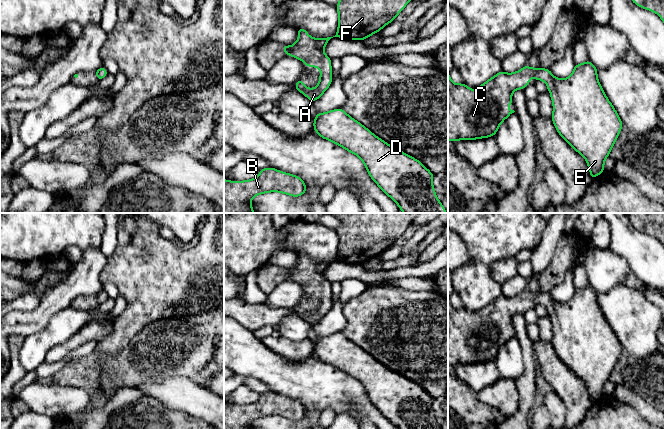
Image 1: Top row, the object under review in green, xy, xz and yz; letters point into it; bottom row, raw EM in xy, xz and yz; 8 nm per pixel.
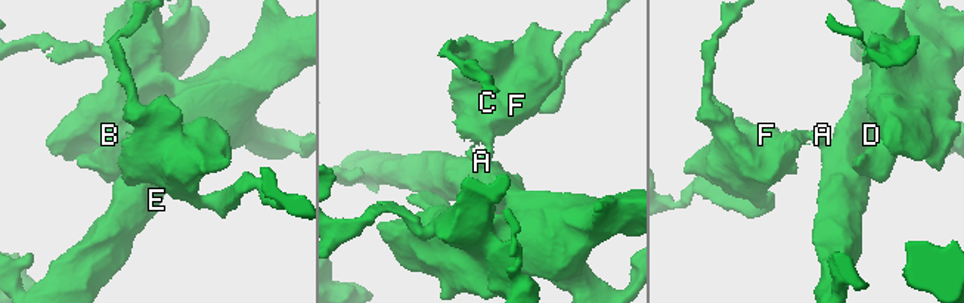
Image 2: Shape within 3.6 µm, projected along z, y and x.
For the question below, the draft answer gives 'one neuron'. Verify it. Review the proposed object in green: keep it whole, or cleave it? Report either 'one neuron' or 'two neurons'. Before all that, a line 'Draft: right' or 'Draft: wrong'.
Draft: right
one neuron

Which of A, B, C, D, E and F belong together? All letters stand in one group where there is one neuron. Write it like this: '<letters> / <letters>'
A B C D E F

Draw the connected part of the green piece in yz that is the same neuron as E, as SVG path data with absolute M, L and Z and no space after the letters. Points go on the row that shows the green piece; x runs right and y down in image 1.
M587 60L583 64L575 64L572 74L566 79L554 77L549 69L531 68L524 66L521 70L514 73L499 71L497 75L487 80L486 83L477 87L477 92L473 94L473 88L467 87L464 83L454 84L448 72L448 140L455 142L457 140L474 140L495 136L499 125L514 110L509 110L508 105L513 104L512 93L517 89L523 89L529 84L531 77L535 80L543 80L550 92L553 103L552 121L559 135L586 160L591 178L594 179L600 173L604 172L604 161L609 157L609 153L621 131L623 123L619 118L613 105L605 95L601 84L597 78L598 69Z

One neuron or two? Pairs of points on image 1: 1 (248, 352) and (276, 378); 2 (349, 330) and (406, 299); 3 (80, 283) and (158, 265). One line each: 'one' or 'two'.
1: one
2: one
3: two

